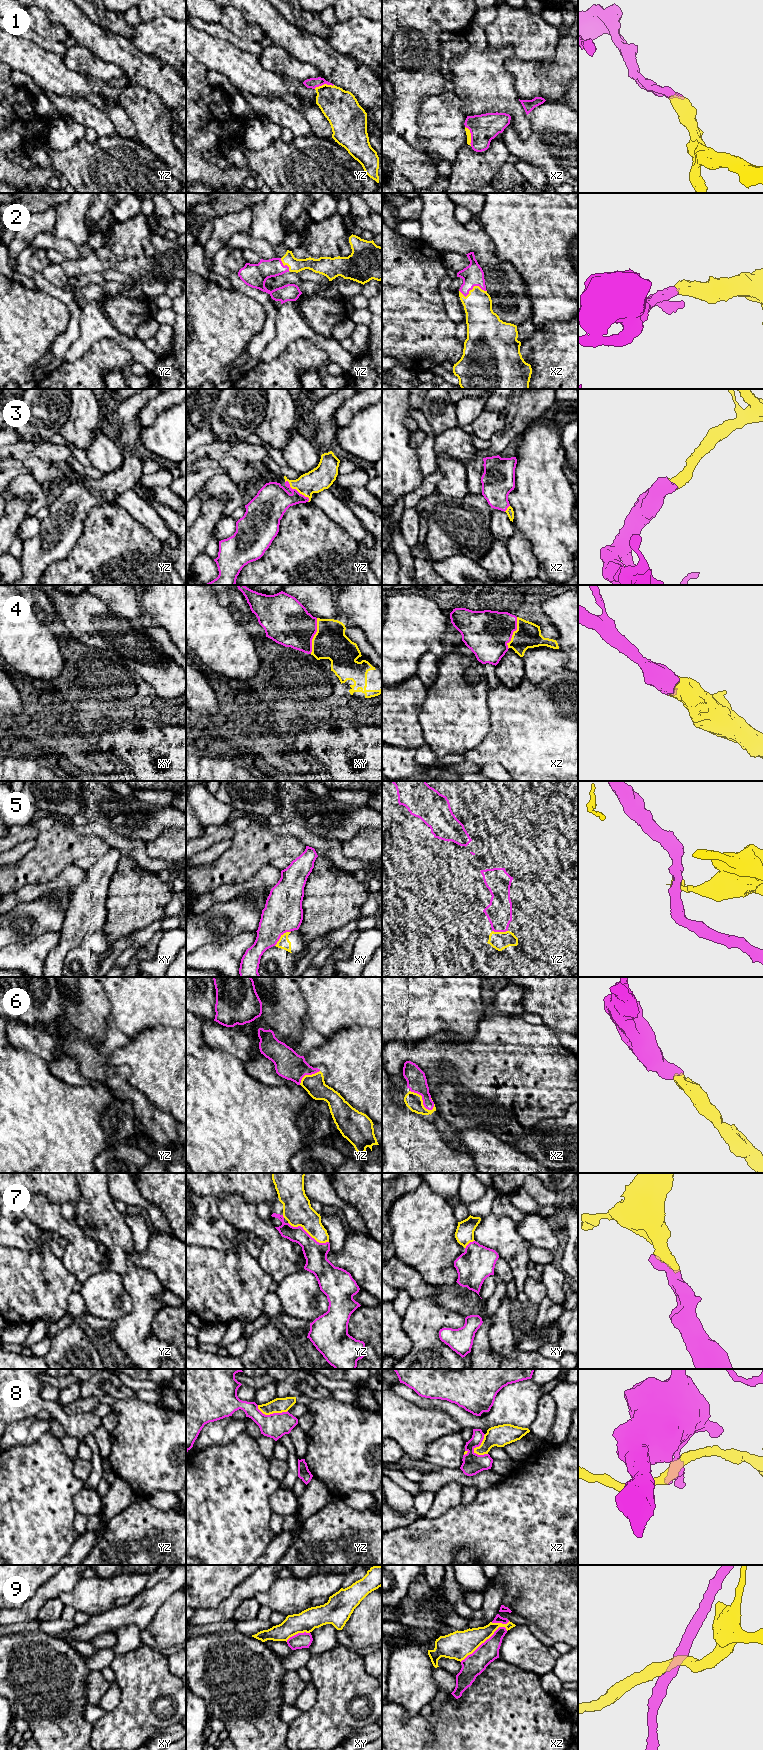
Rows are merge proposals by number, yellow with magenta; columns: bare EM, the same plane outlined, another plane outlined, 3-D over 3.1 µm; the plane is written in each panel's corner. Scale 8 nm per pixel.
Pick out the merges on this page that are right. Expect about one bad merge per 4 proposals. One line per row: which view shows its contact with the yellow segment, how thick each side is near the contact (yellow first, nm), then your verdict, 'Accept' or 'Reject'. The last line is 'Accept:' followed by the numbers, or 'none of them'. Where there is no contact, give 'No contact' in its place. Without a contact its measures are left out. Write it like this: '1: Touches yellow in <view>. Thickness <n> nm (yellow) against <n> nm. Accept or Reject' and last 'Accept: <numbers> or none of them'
1: Touches yellow in xz. Thickness 40 nm (yellow) against 220 nm. Accept
2: Touches yellow in xz. Thickness 240 nm (yellow) against 170 nm. Accept
3: Touches yellow in yz. Thickness 190 nm (yellow) against 280 nm. Accept
4: Touches yellow in xy. Thickness 280 nm (yellow) against 360 nm. Accept
5: Touches yellow in xy. Thickness 90 nm (yellow) against 320 nm. Reject
6: Touches yellow in xz. Thickness 140 nm (yellow) against 160 nm. Accept
7: Touches yellow in yz. Thickness 240 nm (yellow) against 190 nm. Accept
8: Touches yellow in xz. Thickness 170 nm (yellow) against 160 nm. Reject
9: Touches yellow in xz. Thickness 220 nm (yellow) against 180 nm. Reject
Accept: 1, 2, 3, 4, 6, 7

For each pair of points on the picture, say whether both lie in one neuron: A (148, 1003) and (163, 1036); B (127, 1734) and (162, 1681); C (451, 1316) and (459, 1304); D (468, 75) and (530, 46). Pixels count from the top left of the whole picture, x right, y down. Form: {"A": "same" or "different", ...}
{"A": "different", "B": "same", "C": "different", "D": "different"}

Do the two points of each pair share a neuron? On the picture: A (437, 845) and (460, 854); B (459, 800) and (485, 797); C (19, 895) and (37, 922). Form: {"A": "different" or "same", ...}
{"A": "same", "B": "same", "C": "different"}

